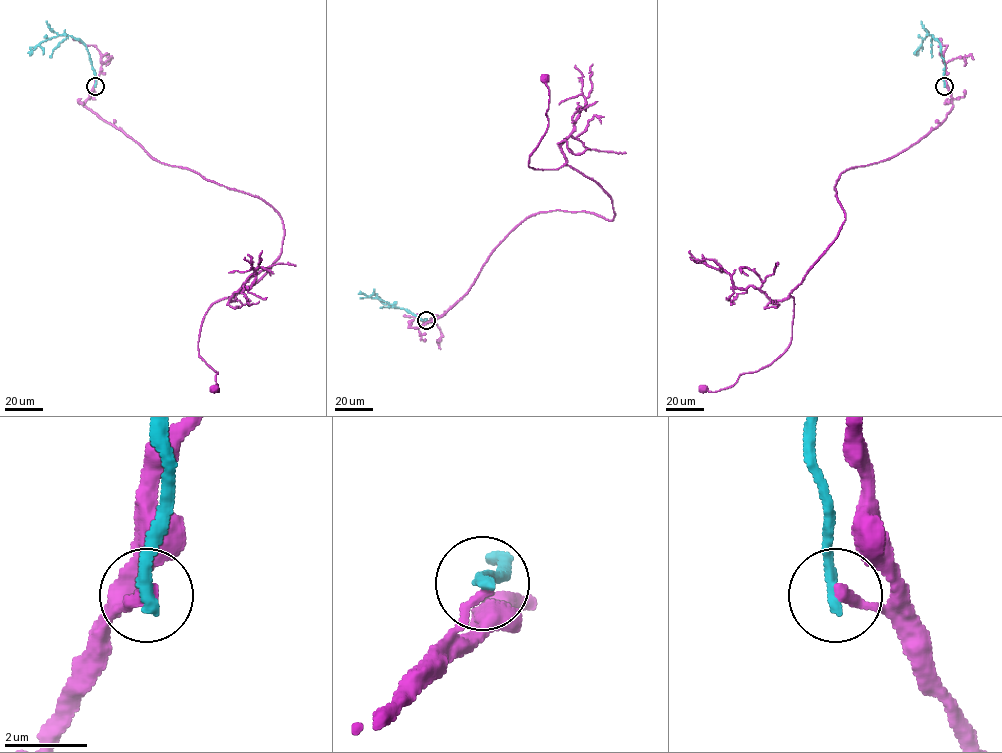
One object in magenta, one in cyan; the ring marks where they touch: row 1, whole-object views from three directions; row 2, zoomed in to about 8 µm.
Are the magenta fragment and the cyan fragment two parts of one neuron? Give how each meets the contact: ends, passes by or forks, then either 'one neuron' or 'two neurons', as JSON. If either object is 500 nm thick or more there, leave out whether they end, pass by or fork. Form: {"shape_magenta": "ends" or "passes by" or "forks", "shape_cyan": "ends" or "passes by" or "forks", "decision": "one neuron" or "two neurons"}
{"shape_magenta": "ends", "shape_cyan": "ends", "decision": "two neurons"}

